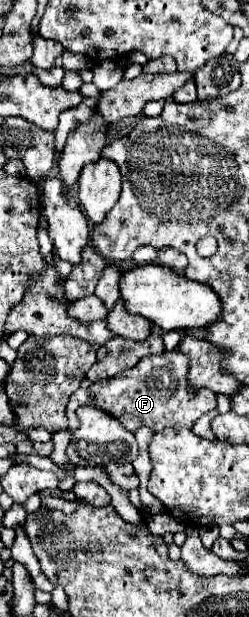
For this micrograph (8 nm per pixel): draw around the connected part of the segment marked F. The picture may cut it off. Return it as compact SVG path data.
M166 350L158 356L142 358L134 368L118 374L116 378L100 380L90 388L80 388L74 392L66 406L68 432L78 428L76 410L86 404L110 410L110 414L118 416L118 420L130 432L136 432L142 426L158 432L164 428L192 428L200 416L216 408L216 394L210 394L210 390L190 394L190 390L186 390L186 356L178 354L178 350Z

